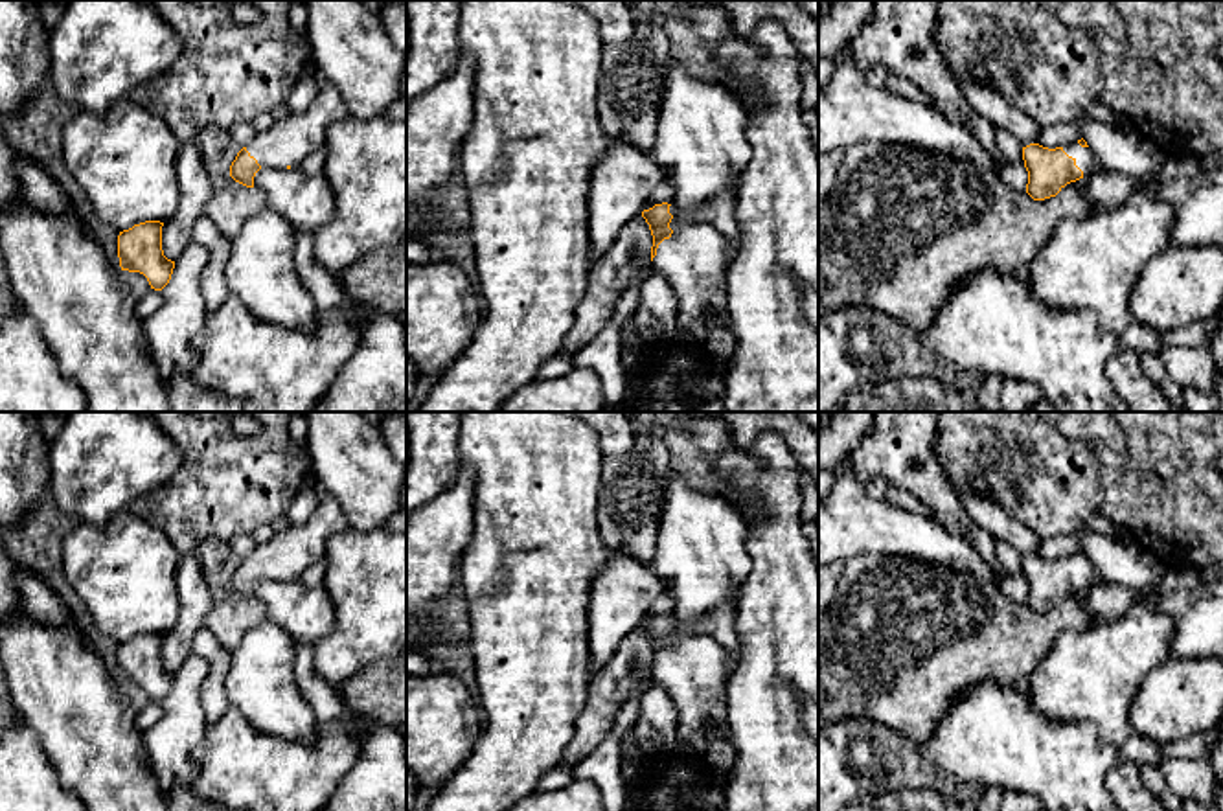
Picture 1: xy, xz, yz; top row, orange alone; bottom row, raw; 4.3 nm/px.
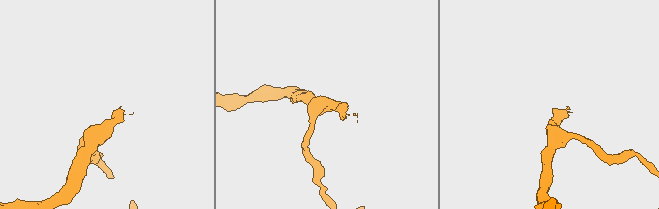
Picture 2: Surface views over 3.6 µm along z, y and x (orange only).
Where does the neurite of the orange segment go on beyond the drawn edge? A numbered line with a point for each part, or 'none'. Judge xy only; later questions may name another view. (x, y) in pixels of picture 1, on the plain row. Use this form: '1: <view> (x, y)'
1: xy (287, 554)

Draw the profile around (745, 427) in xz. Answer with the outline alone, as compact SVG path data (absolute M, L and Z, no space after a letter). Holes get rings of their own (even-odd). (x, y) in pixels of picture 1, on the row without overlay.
M703 412L703 417L719 417L741 449L750 449L763 432L780 434L818 491L818 432L798 412Z

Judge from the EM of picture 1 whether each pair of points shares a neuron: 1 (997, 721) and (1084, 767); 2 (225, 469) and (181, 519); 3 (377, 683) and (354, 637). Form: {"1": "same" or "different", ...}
{"1": "same", "2": "same", "3": "different"}

